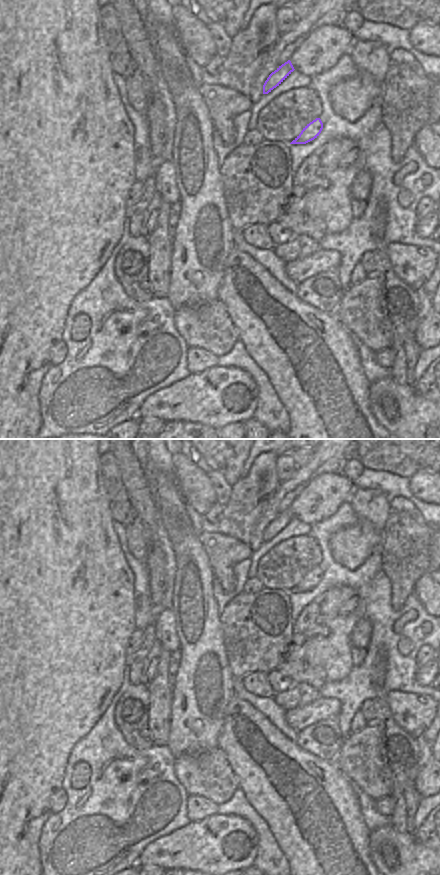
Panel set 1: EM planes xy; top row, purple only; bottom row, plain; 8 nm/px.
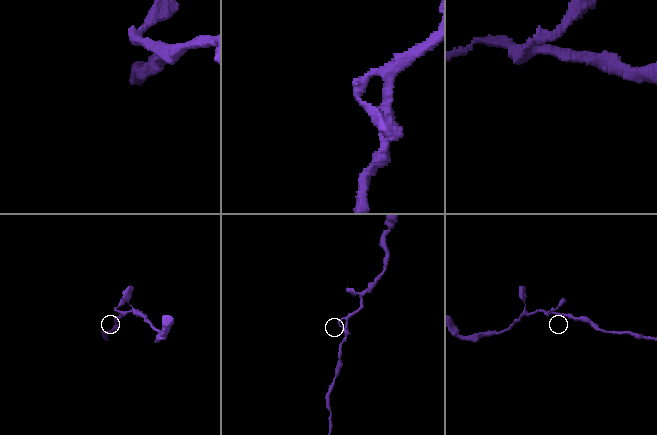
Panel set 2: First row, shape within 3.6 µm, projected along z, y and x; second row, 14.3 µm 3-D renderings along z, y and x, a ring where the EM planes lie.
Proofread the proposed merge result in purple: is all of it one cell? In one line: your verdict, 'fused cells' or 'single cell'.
single cell

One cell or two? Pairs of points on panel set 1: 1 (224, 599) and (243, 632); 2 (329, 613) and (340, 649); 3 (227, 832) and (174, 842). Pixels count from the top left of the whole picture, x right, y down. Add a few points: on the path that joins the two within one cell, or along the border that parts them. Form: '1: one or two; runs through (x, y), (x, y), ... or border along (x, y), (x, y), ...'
1: two; border along (242, 591), (221, 612)
2: two; border along (353, 611), (321, 622)
3: one; runs through (214, 842), (187, 842)

